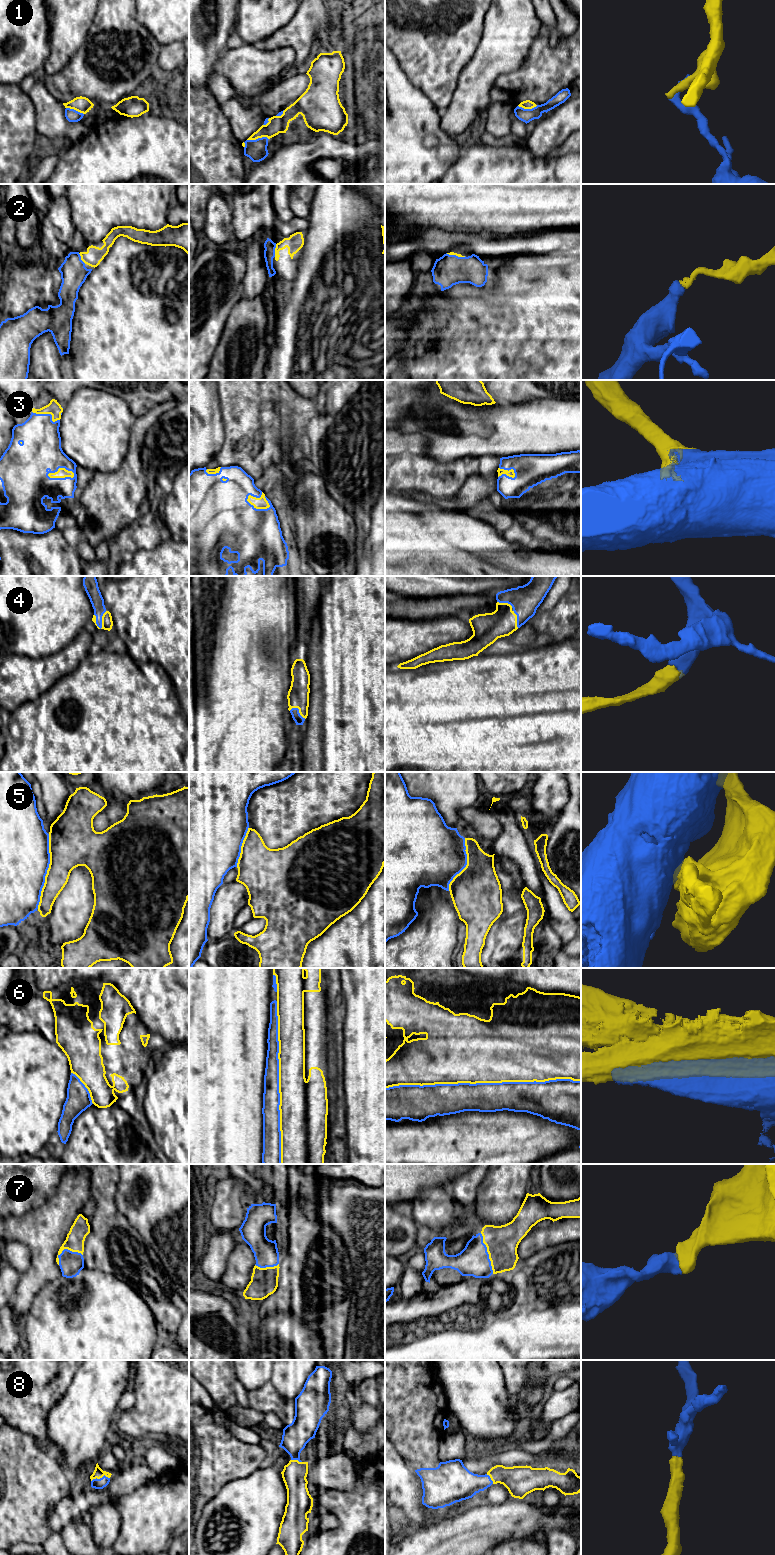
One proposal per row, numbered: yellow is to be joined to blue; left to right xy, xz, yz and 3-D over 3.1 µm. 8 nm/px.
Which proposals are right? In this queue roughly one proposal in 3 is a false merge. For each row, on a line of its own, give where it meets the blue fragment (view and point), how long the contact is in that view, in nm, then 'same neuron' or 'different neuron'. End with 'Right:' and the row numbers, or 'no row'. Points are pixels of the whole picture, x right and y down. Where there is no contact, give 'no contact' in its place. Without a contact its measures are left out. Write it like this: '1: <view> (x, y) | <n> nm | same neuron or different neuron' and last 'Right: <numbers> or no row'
1: xz (258, 138) | 180 nm | different neuron
2: xz (274, 250) | 110 nm | same neuron
3: xy (61, 478) | 220 nm | different neuron
4: xy (101, 620) | 160 nm | same neuron
5: xy (46, 871) | 600 nm | different neuron
6: yz (482, 1083) | 1550 nm | same neuron
7: yz (487, 1253) | 340 nm | same neuron
8: xy (100, 1478) | 160 nm | same neuron
Right: 2, 4, 6, 7, 8

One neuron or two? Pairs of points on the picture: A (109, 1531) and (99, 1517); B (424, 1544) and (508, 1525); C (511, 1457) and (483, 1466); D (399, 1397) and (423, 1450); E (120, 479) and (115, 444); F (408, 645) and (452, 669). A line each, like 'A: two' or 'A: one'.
A: one
B: one
C: one
D: one
E: two
F: two

